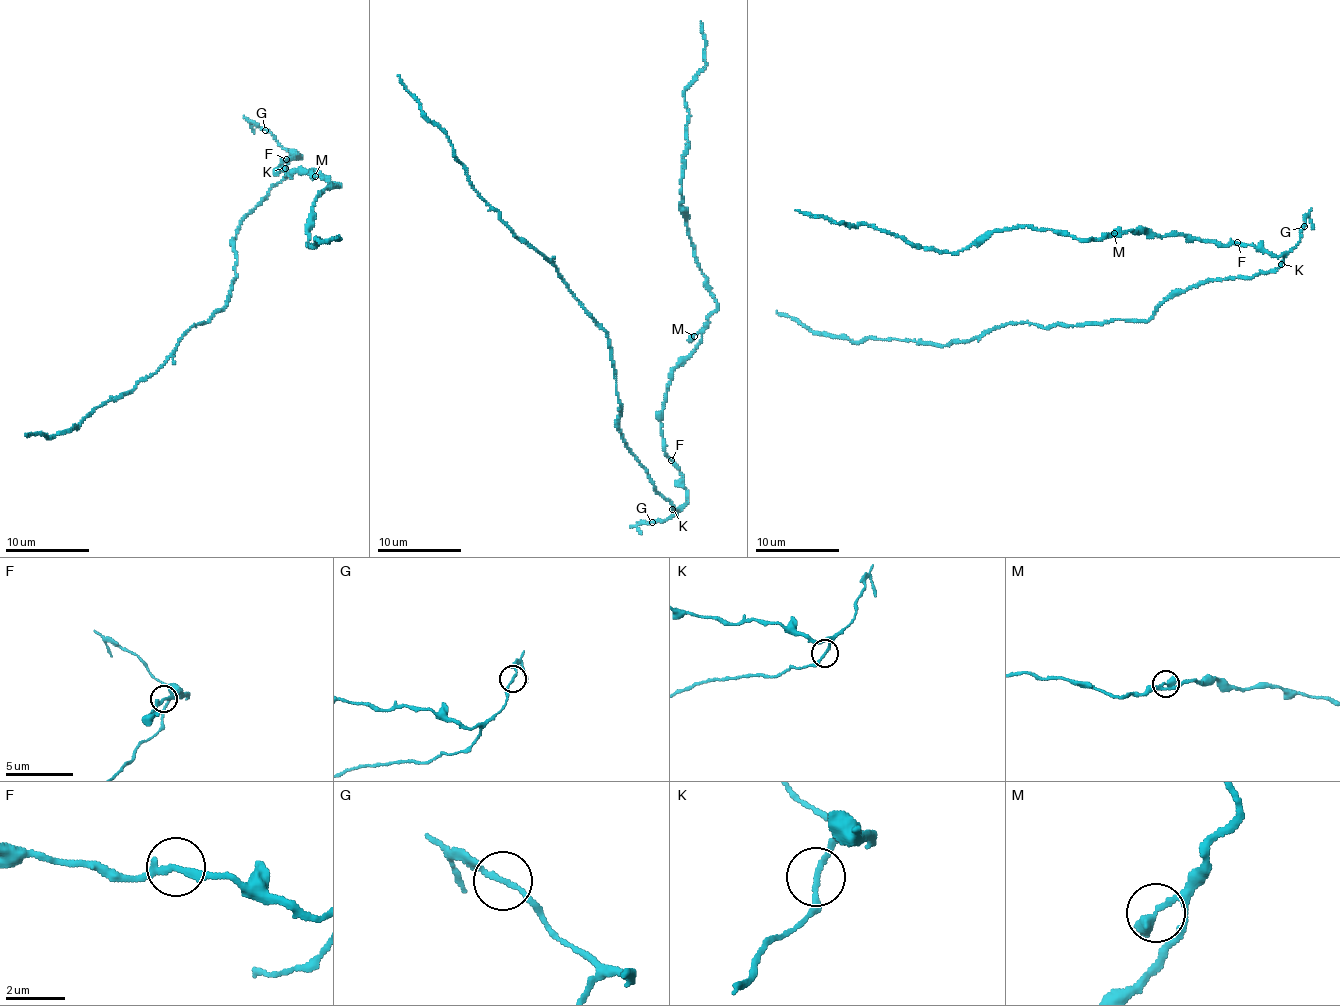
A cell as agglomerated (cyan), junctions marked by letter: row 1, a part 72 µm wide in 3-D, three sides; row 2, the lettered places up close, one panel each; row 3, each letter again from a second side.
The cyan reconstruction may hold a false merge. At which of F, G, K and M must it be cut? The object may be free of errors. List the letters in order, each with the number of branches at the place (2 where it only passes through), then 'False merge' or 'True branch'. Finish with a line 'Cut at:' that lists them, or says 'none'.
F: Branches: 2. True branch
G: Branches: 2. True branch
K: Branches: 2. False merge
M: Branches: 1. True branch
Cut at: K

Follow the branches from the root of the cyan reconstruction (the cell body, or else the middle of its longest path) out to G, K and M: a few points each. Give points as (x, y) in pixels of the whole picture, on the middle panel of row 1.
G: (664, 497), (678, 512), (665, 521), (652, 522)
K: (664, 497), (670, 501), (672, 509)
M: (664, 497), (676, 510), (686, 502), (679, 468), (665, 452), (660, 412), (671, 375), (702, 334), (693, 336)

